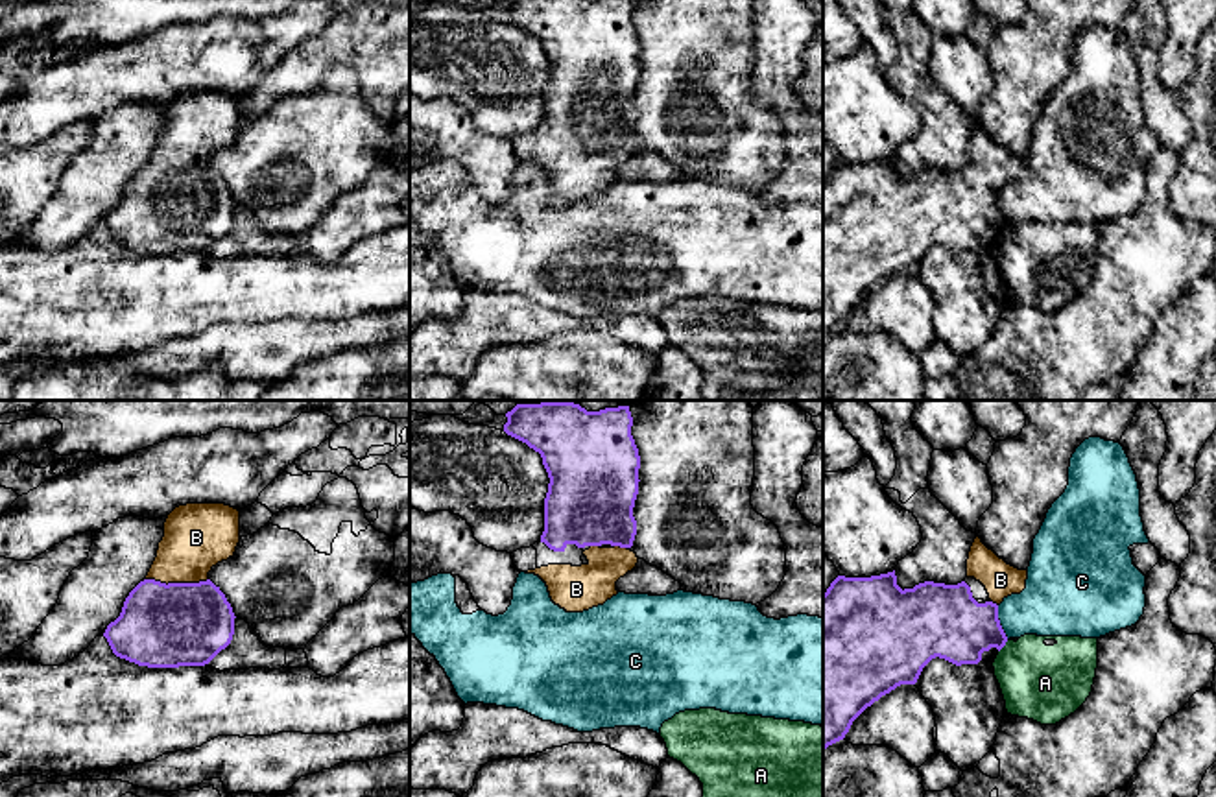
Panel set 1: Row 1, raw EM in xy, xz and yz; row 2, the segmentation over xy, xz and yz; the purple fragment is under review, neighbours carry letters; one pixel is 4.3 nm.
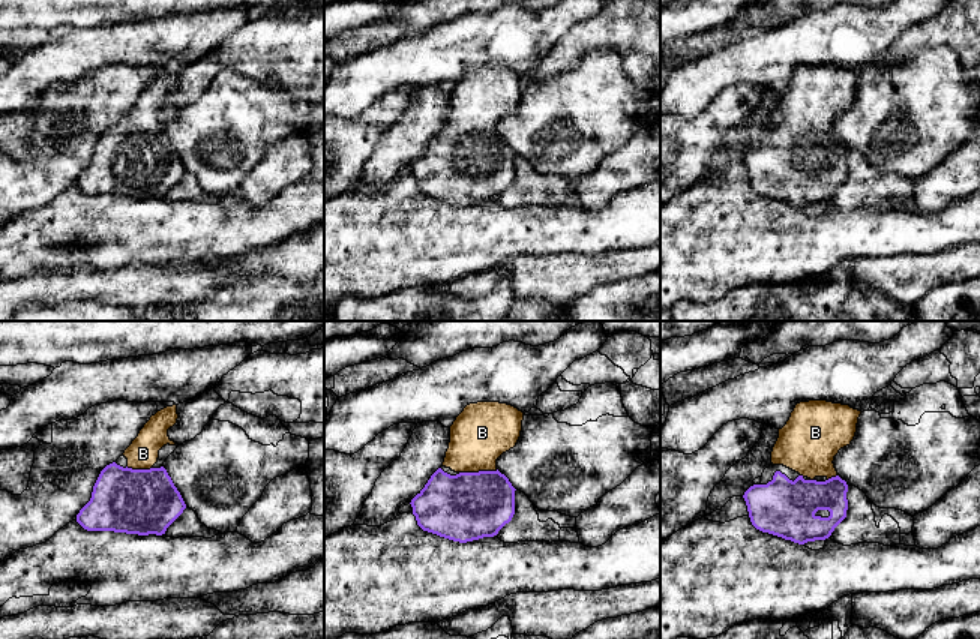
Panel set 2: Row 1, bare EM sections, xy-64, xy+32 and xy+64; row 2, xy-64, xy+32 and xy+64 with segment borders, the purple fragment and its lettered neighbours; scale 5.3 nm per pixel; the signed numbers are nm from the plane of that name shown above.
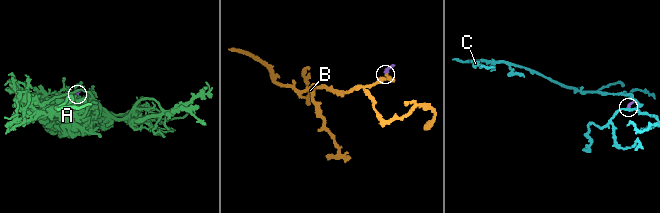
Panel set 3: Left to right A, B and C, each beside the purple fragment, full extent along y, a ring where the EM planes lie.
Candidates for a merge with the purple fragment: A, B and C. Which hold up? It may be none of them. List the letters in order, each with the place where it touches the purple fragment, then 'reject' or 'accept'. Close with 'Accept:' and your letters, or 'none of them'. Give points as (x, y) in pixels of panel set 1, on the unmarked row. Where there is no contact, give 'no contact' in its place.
A: yz (1004, 231) | reject
B: xy (176, 170) | accept
C: yz (999, 209) | reject
Accept: B

